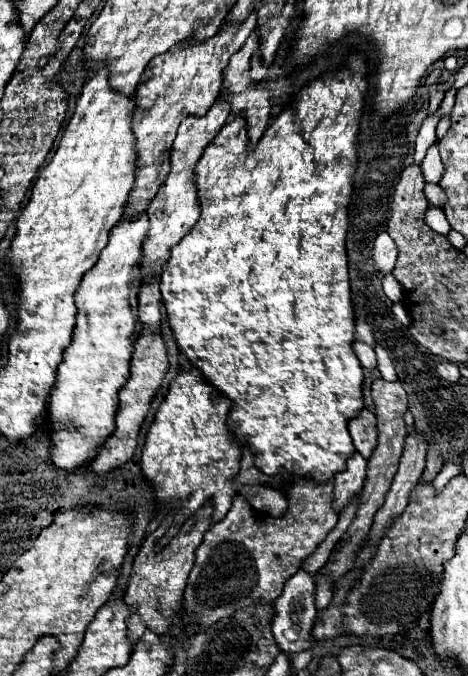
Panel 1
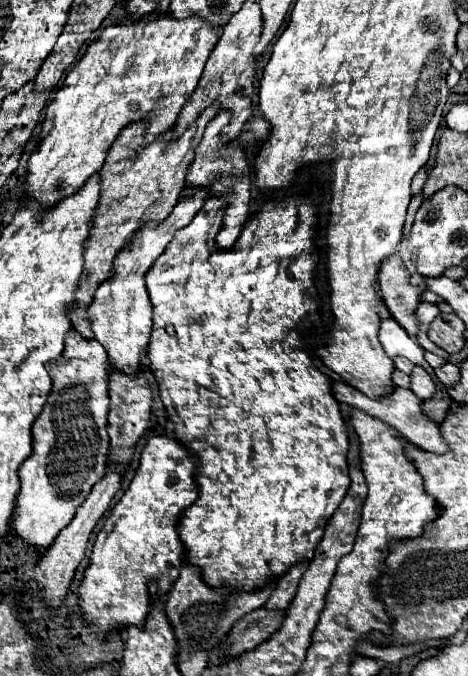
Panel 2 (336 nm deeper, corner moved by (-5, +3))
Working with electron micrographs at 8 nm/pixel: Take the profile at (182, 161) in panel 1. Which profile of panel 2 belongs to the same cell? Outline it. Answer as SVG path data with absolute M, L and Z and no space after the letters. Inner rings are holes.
M205 188L197 190L191 198L177 202L173 212L165 218L165 222L161 222L159 226L149 224L147 228L139 230L133 244L125 246L119 252L119 256L115 260L113 276L97 288L95 298L93 298L91 306L87 308L87 318L91 320L91 330L95 334L93 338L103 344L103 348L109 356L111 370L119 370L127 376L131 376L139 370L141 354L147 350L149 336L151 336L151 302L149 302L149 294L145 288L145 274L153 266L153 262L163 254L163 250L171 242L173 234L179 228L185 228L195 218L195 214L201 210L205 198L207 198L207 190Z

